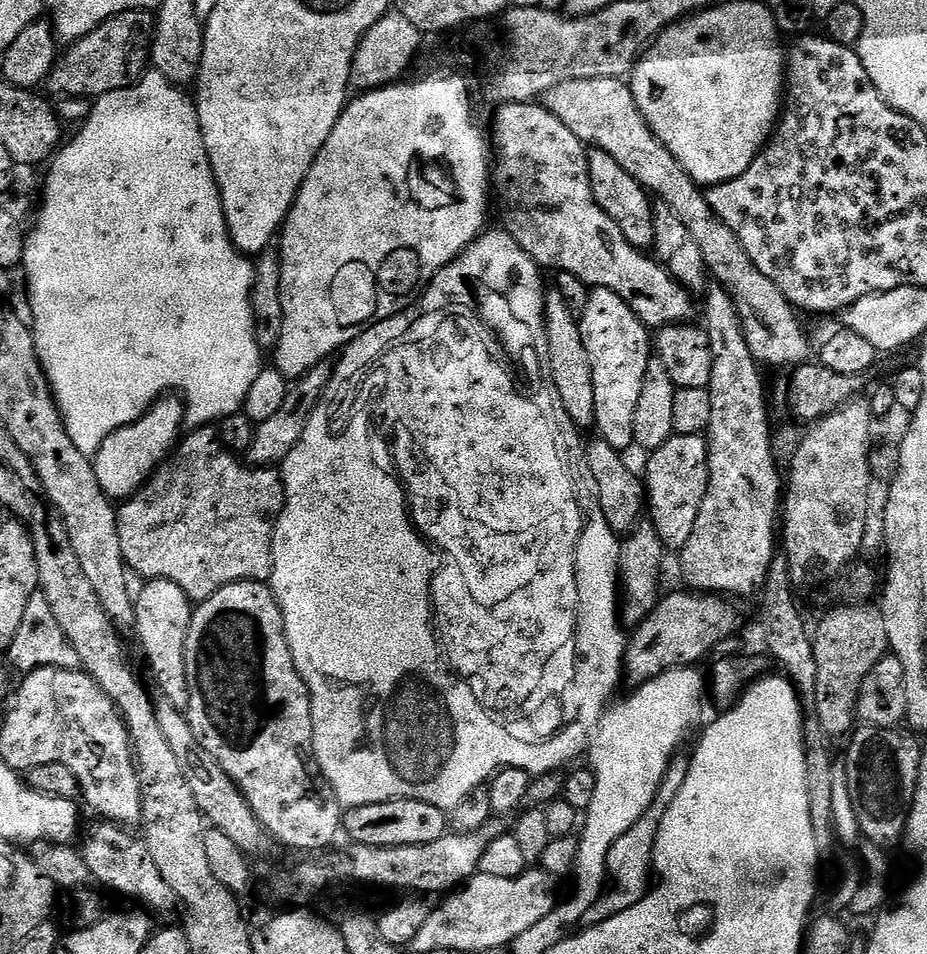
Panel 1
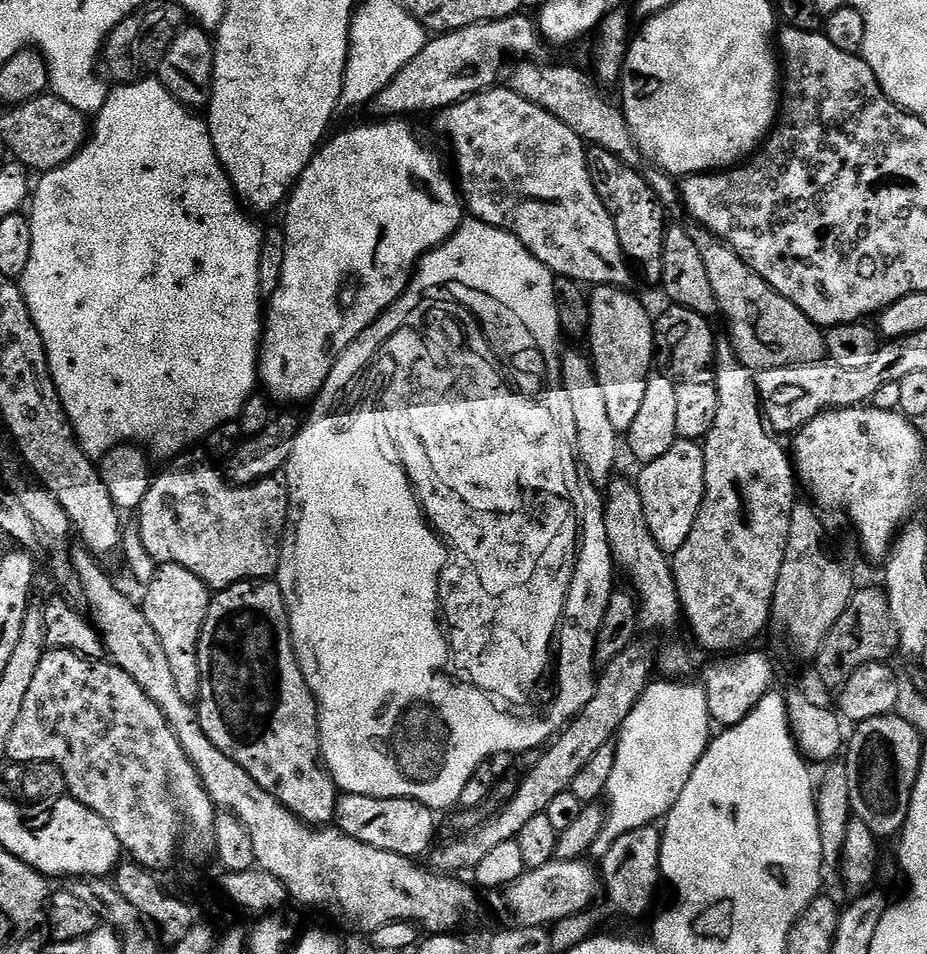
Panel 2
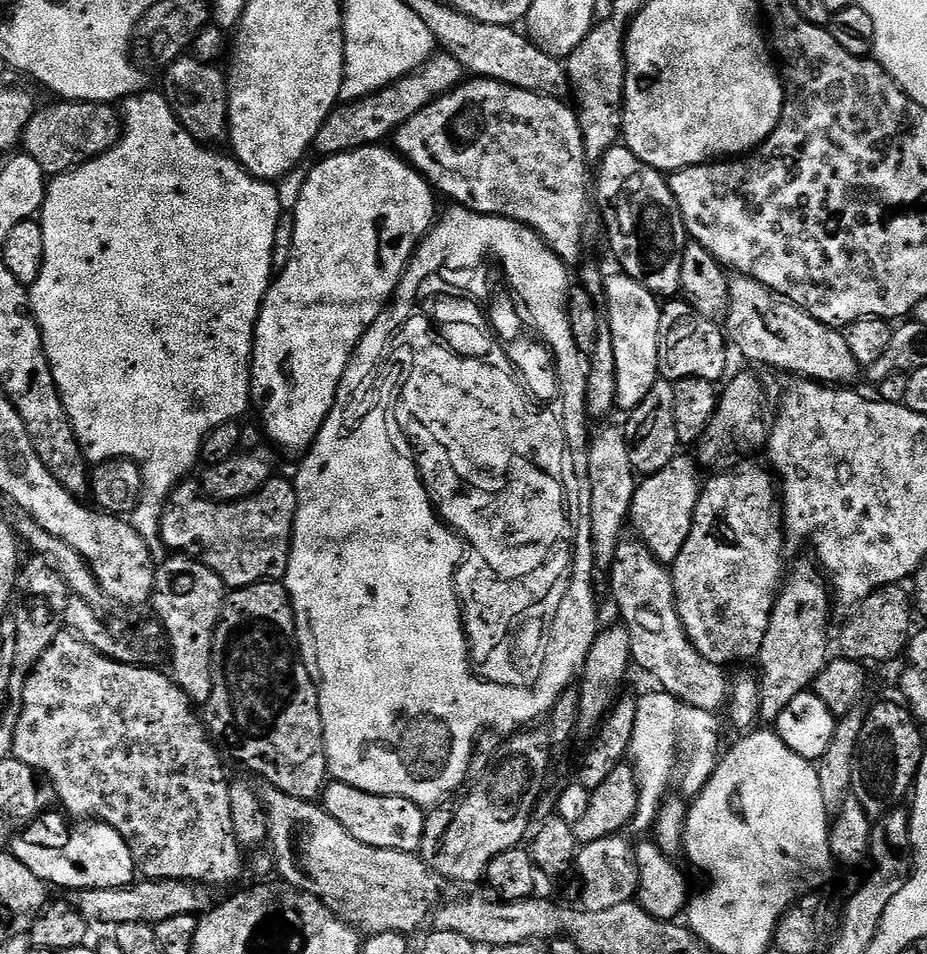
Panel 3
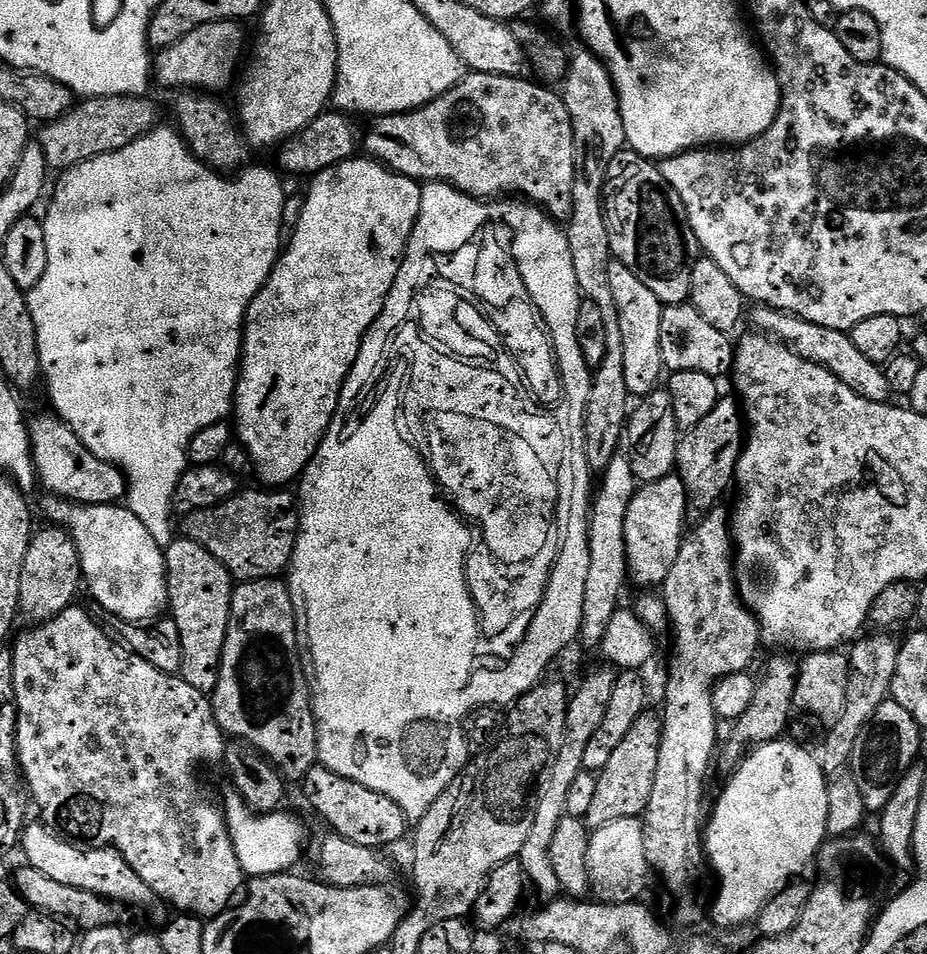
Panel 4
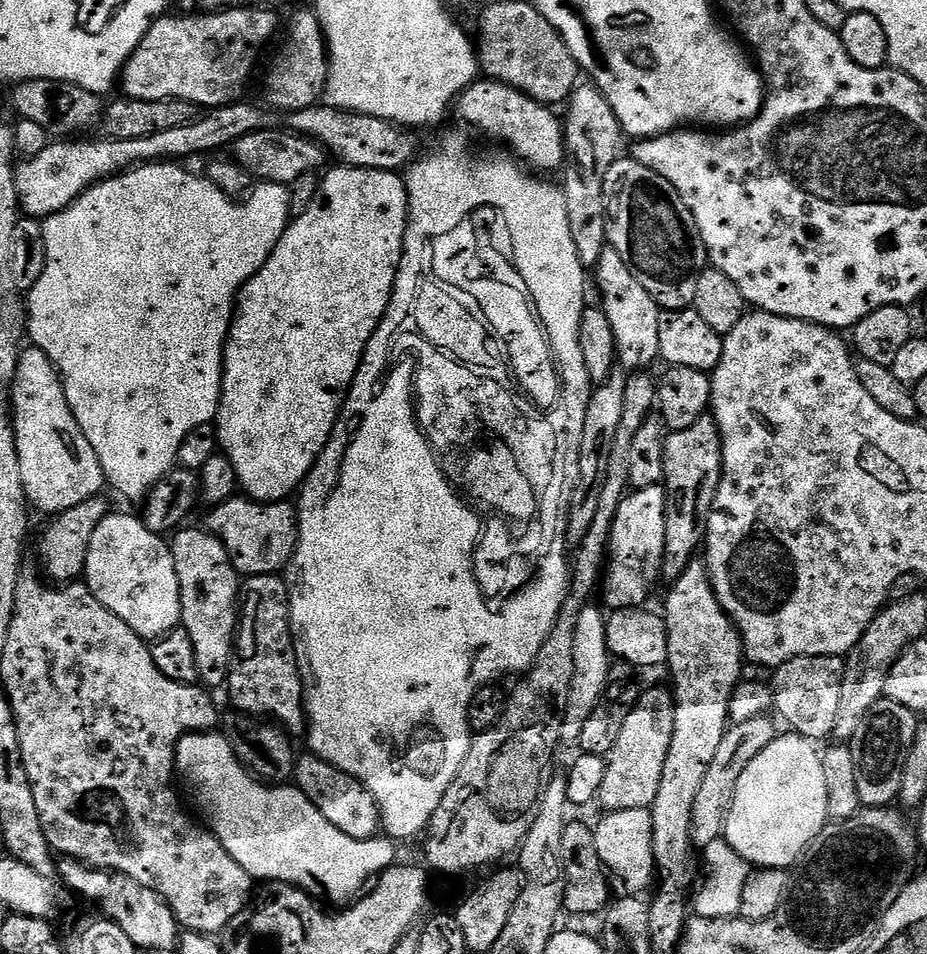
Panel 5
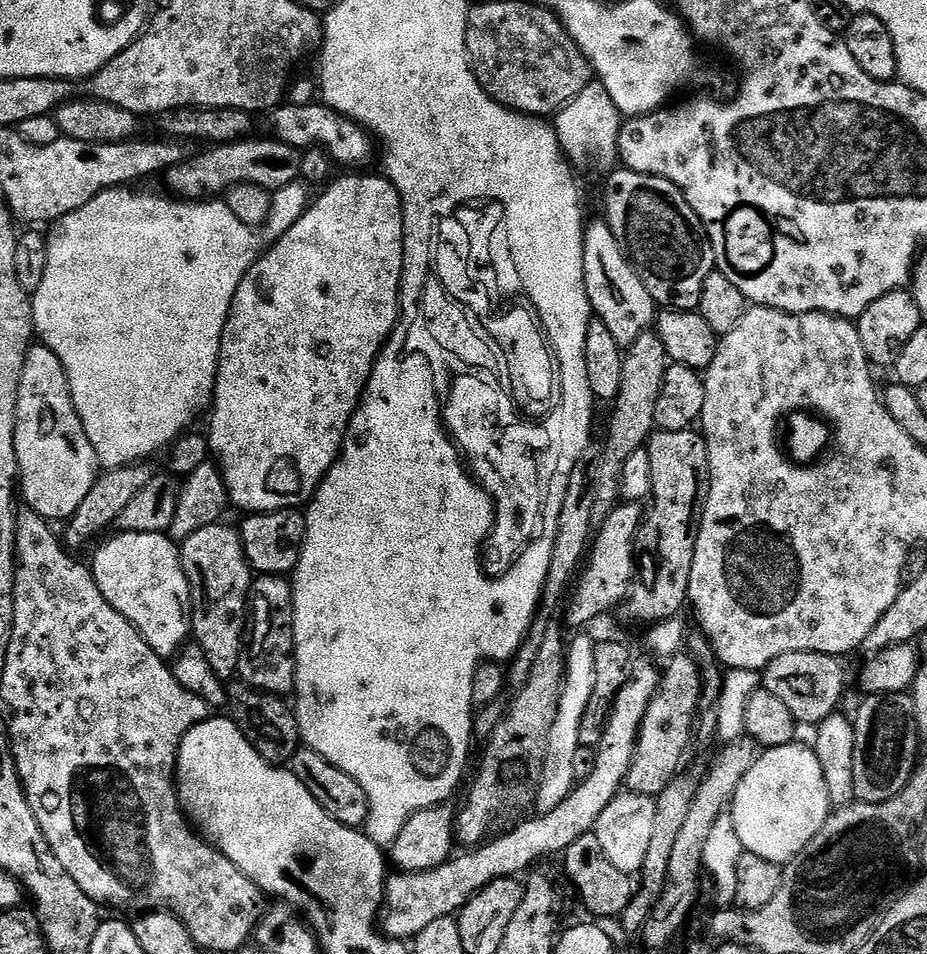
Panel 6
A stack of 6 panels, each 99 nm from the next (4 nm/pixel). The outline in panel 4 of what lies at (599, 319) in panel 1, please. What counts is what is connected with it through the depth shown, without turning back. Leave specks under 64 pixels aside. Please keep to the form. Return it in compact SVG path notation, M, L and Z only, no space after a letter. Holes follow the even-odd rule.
M615 262L610 265L610 291L614 294L614 306L618 306L618 322L622 326L626 390L632 398L649 396L661 387L666 372L662 362L662 314L665 305L631 270Z

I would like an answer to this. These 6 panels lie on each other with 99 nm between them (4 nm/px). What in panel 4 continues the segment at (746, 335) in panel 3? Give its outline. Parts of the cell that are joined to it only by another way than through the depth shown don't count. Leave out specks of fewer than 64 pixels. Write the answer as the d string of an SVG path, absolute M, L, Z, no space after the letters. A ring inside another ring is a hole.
M756 306L753 309L753 312L752 309L750 312L750 320L752 316L751 327L755 331L770 336L774 340L779 340L781 344L788 345L793 352L805 356L810 362L821 364L842 382L846 382L846 386L850 386L850 390L854 390L870 402L886 404L893 399L894 394L890 390L890 382L886 382L883 367L870 362L870 358L866 358L866 354L862 354L862 350L858 350L858 346L854 346L849 333L811 324L800 316L791 316L790 313L781 312L778 308Z

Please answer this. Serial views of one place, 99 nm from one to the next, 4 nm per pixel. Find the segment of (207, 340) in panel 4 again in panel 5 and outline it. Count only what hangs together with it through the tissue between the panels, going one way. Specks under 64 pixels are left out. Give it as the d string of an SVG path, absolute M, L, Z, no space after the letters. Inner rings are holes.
M157 162L154 164L145 164L137 166L127 172L120 173L119 176L113 176L110 180L102 180L92 185L88 191L83 192L80 197L68 207L65 212L59 212L53 216L47 217L43 221L42 231L44 233L44 245L46 246L46 266L42 270L42 278L38 278L38 282L34 282L34 286L27 289L26 292L26 336L35 347L42 349L54 362L54 366L60 372L60 380L64 383L66 390L66 402L70 402L70 410L74 414L74 418L78 422L78 426L82 426L82 434L86 434L86 438L90 442L90 446L94 446L94 454L98 454L98 462L104 471L104 479L109 489L113 488L116 492L121 492L128 500L143 501L151 492L163 476L168 475L177 467L176 455L179 447L182 446L183 439L186 438L191 431L196 428L203 428L211 425L216 418L216 411L220 405L220 391L222 390L222 378L224 377L224 347L228 341L228 331L232 325L232 314L236 311L236 298L240 294L240 287L249 280L258 270L262 270L262 266L266 262L266 258L270 258L270 254L274 250L274 246L278 246L278 242L282 238L282 234L288 228L290 217L292 216L292 207L290 206L290 194L287 187L283 184L270 184L260 182L253 187L250 195L244 199L236 199L226 194L222 194L222 190L218 190L218 186L214 186L203 175L195 176L192 172L187 172L184 166L176 162Z

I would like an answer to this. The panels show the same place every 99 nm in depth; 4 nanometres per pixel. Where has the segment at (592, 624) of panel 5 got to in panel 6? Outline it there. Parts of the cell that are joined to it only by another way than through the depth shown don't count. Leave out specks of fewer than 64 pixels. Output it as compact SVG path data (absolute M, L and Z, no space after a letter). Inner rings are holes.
M576 634L568 644L568 669L564 675L564 689L558 702L558 718L554 718L554 726L550 726L550 738L546 746L544 769L540 775L540 785L536 787L537 813L543 814L562 806L568 795L572 793L578 781L574 774L574 754L581 748L579 728L583 715L591 709L591 698L595 694L594 654L596 644L588 634Z

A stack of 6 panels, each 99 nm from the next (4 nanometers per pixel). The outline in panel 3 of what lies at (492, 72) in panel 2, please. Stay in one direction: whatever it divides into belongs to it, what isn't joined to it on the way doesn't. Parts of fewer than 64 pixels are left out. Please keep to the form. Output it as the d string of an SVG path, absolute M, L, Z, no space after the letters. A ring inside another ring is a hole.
M443 50L437 51L429 56L425 64L419 65L415 72L402 77L401 80L395 80L393 84L386 85L382 90L369 92L361 100L346 100L337 103L331 114L326 118L322 130L318 130L314 152L317 152L317 157L323 158L337 156L350 150L379 145L381 142L387 141L392 133L398 130L398 126L402 126L402 122L408 122L410 118L414 118L414 114L418 114L418 110L422 110L422 106L434 102L442 94L454 90L459 84L463 84L465 79L466 73L463 65L458 62L458 58L454 58Z

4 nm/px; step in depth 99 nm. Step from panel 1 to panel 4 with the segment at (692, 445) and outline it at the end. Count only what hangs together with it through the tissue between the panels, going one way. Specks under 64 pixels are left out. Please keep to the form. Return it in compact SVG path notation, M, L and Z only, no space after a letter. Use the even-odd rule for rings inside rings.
M679 475L658 478L658 482L650 482L637 487L634 498L630 502L630 510L626 510L626 558L628 559L628 575L631 583L637 584L640 590L656 590L670 578L670 570L678 559L678 550L686 535L684 520L688 511L686 490L682 486Z

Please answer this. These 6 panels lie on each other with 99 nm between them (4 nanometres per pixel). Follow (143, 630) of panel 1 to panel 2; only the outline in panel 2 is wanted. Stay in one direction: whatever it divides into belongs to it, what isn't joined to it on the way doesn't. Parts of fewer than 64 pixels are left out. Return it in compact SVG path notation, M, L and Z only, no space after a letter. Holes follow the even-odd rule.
M161 564L156 569L153 580L146 586L148 592L142 599L142 607L154 634L162 641L162 650L166 650L166 659L170 661L170 670L174 673L174 682L178 685L178 694L186 702L196 704L202 690L202 674L198 662L198 642L202 626L206 622L208 608L212 604L213 593L186 566Z

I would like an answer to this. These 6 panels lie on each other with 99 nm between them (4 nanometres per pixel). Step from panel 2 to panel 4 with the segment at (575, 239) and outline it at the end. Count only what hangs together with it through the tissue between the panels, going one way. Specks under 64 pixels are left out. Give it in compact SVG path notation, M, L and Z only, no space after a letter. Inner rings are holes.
M469 71L460 77L453 88L446 90L438 98L434 98L428 104L415 108L409 112L395 112L389 116L378 116L371 121L372 125L366 128L362 136L362 148L371 159L378 161L385 168L391 168L400 176L405 176L417 182L439 182L454 186L460 192L472 196L476 200L485 202L495 201L497 198L523 198L531 202L535 207L544 209L553 220L557 222L567 221L572 213L574 204L574 174L576 173L576 159L574 158L574 130L570 126L570 114L564 105L563 95L559 91L551 92L551 87L543 83L531 84L528 78L519 76L499 76L498 74L482 74Z

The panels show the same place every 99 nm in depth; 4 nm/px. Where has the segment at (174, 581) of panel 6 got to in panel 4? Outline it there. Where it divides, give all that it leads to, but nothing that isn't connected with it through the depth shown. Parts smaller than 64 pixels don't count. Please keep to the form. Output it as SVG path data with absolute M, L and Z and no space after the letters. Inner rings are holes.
M51 494L43 497L45 500L41 502L40 508L49 516L53 525L65 529L72 541L76 543L76 549L80 555L80 571L82 573L83 583L86 588L92 591L92 596L105 608L108 612L113 612L116 615L117 621L131 620L133 622L138 620L155 620L157 616L161 615L168 607L168 583L166 582L166 570L164 569L164 553L165 549L158 542L154 542L154 538L150 538L150 530L146 526L142 526L142 522L138 522L138 518L128 507L121 506L119 503L115 504L73 504L71 500L62 500L58 496Z

